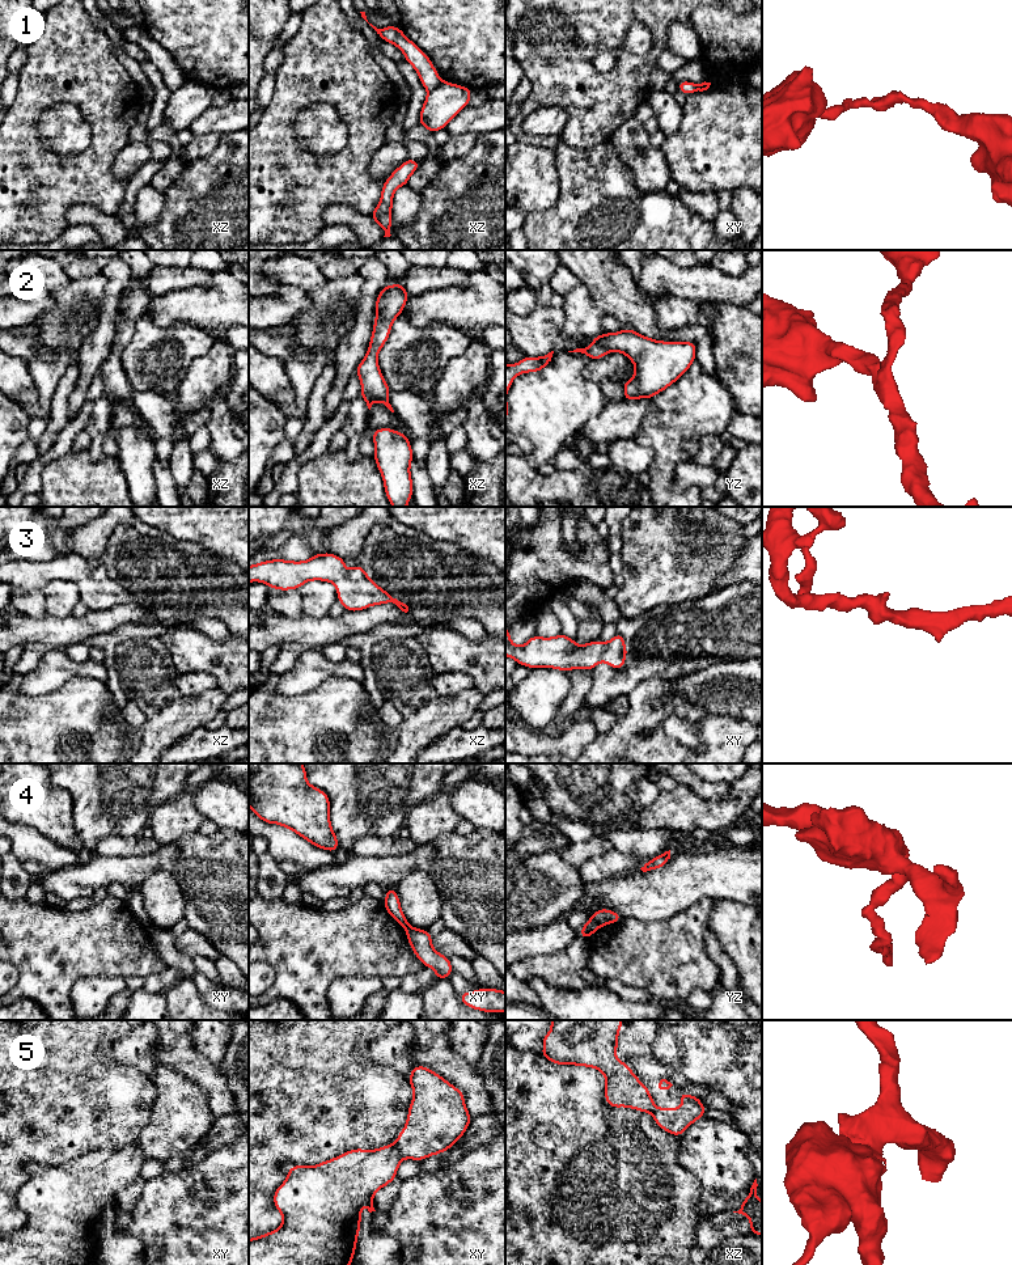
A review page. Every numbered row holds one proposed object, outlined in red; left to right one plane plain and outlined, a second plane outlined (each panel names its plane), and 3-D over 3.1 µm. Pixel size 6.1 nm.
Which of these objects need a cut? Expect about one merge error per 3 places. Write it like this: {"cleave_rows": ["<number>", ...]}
{"cleave_rows": ["1", "4", "5"]}

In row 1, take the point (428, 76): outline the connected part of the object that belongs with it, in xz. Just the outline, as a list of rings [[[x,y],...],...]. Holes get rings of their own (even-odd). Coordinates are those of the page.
[[[365,12],[360,13],[368,22]],[[372,24],[369,25],[377,31],[380,39],[393,43],[405,54],[406,62],[415,68],[427,90],[432,90],[443,82],[431,59],[414,42],[411,42],[399,28],[390,25],[384,29],[377,29]]]

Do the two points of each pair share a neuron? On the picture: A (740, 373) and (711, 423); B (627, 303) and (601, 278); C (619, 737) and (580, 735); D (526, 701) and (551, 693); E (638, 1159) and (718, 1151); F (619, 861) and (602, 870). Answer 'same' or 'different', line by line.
A: different
B: same
C: different
D: same
E: different
F: same

